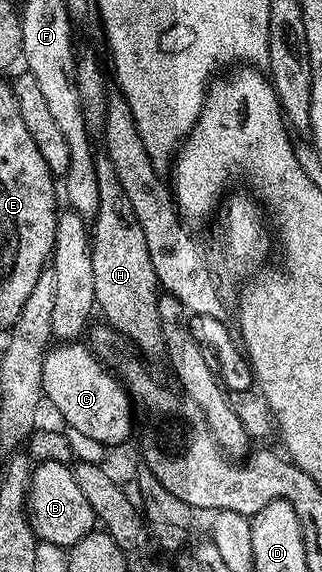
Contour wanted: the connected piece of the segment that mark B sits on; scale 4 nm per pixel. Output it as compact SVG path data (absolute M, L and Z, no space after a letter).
M43 461L32 468L29 477L27 514L33 533L42 543L74 547L79 540L95 529L95 516L90 502L83 497L69 463Z

